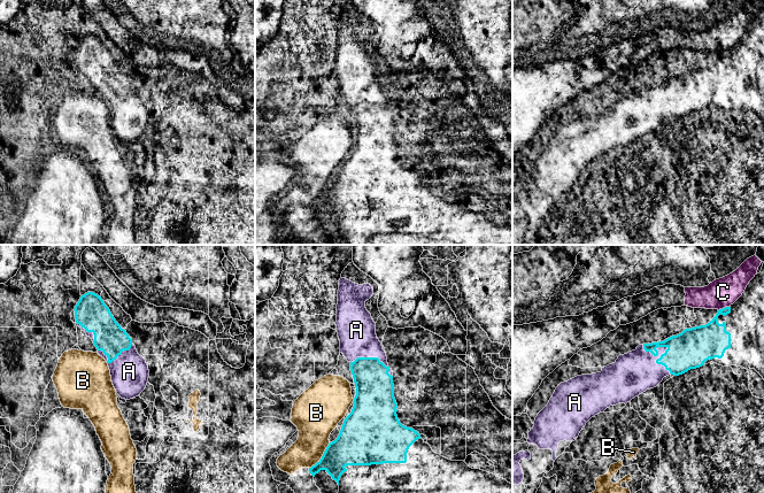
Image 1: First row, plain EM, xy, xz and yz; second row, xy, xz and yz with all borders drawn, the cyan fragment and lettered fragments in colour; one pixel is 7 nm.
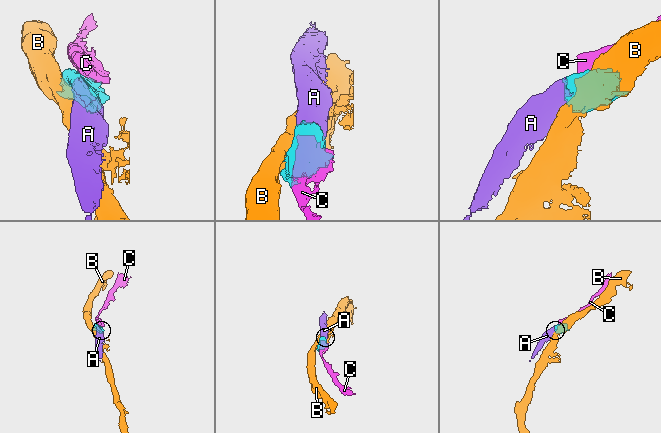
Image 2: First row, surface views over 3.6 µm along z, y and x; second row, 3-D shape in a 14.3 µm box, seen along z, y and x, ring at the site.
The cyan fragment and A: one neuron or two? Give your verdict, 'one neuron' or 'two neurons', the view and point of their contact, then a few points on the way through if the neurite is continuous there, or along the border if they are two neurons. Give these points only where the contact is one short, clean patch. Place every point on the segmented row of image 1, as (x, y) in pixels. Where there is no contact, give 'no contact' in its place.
one neuron | yz (657, 359)

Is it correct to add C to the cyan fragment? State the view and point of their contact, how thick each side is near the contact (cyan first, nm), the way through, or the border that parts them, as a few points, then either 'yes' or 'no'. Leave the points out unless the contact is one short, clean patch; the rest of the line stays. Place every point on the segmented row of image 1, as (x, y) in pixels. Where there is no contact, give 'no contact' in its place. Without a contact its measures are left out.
meets cyan in yz at (723, 308); 240 nm thick on the cyan side, 200 nm on the other; border along yz (728, 306), (718, 310); no

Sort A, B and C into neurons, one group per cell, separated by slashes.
A / B / C

